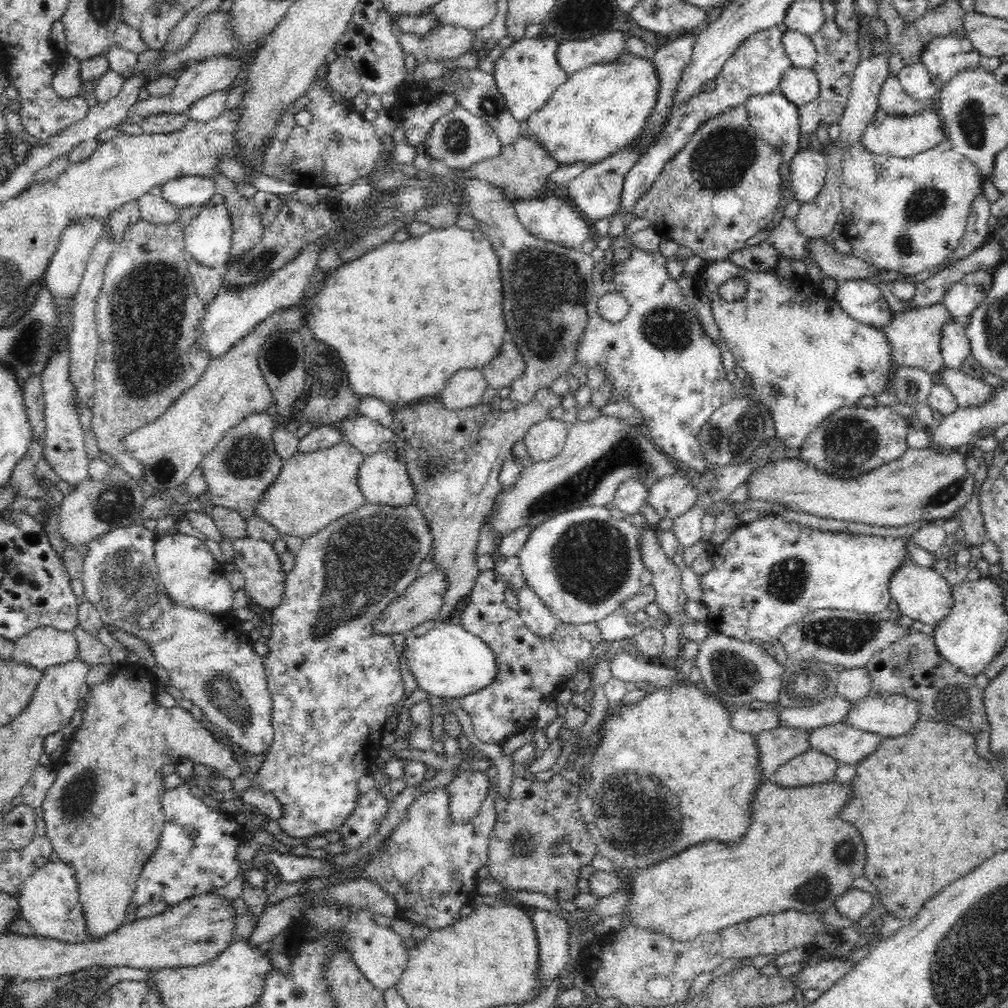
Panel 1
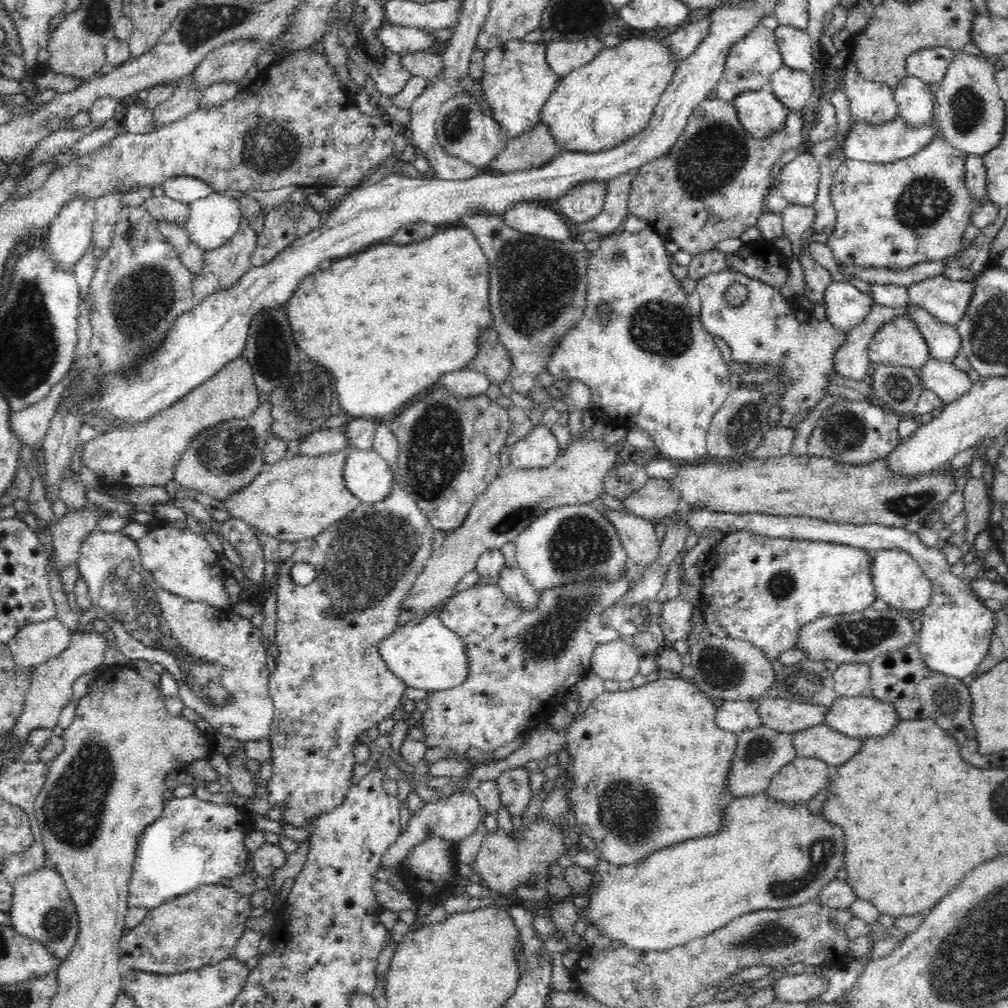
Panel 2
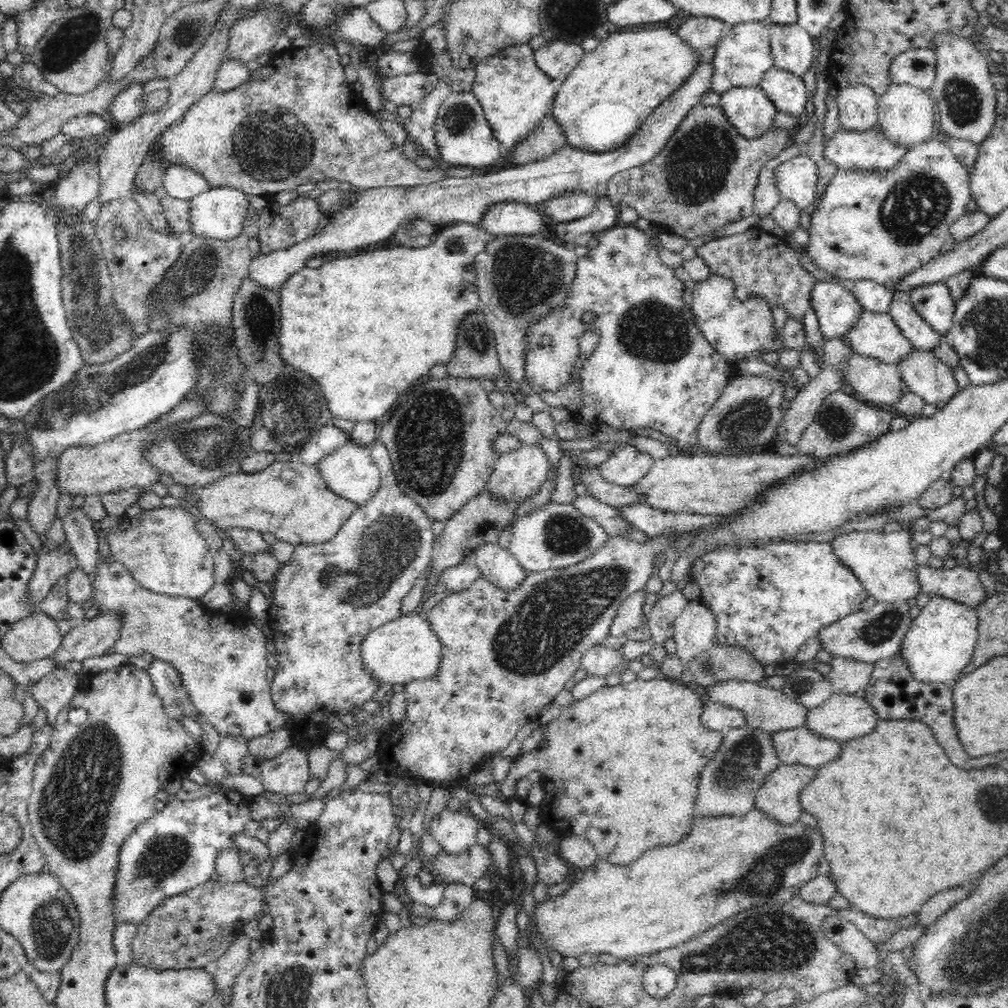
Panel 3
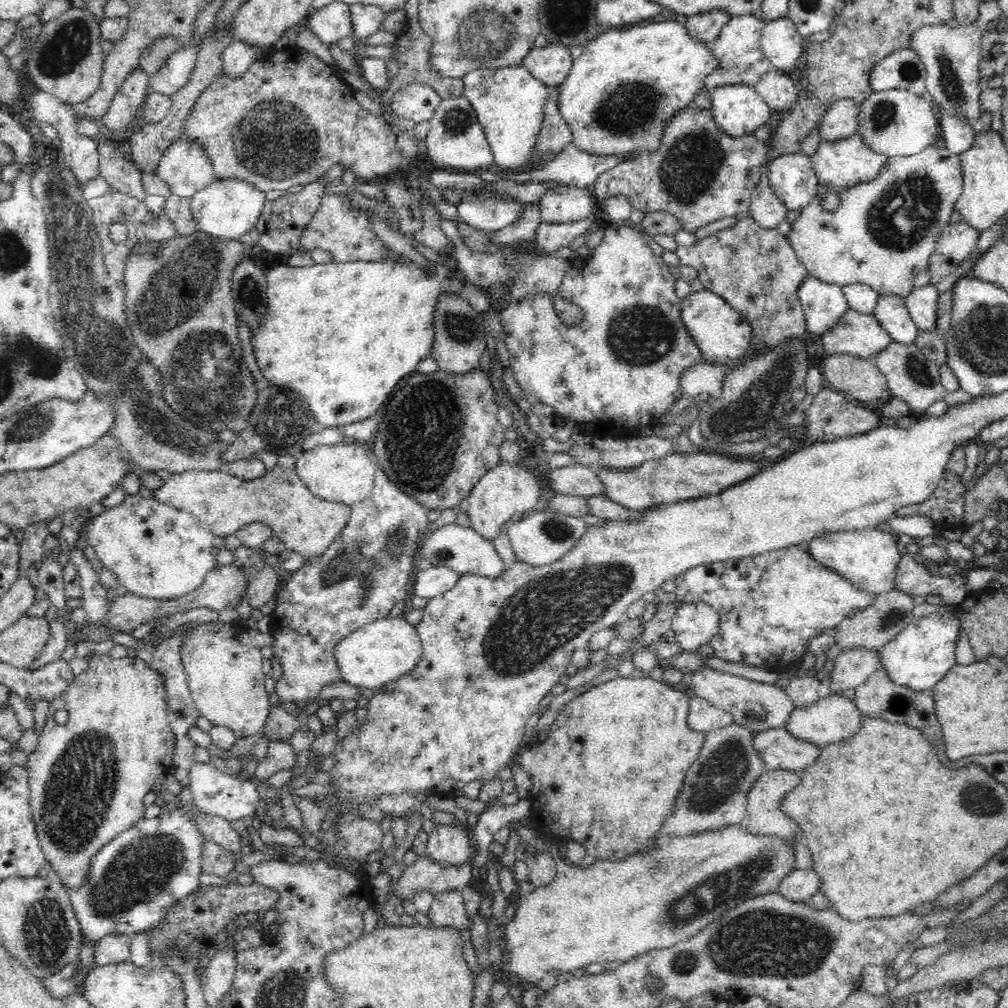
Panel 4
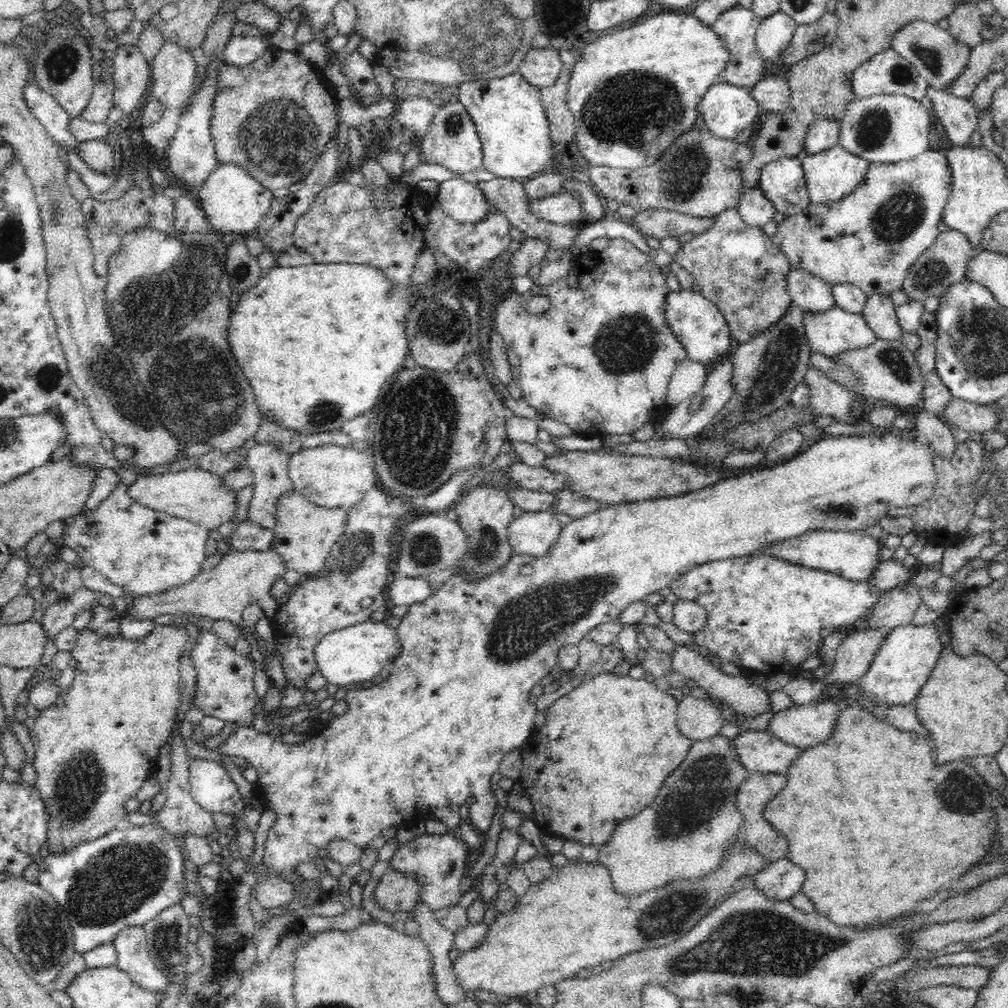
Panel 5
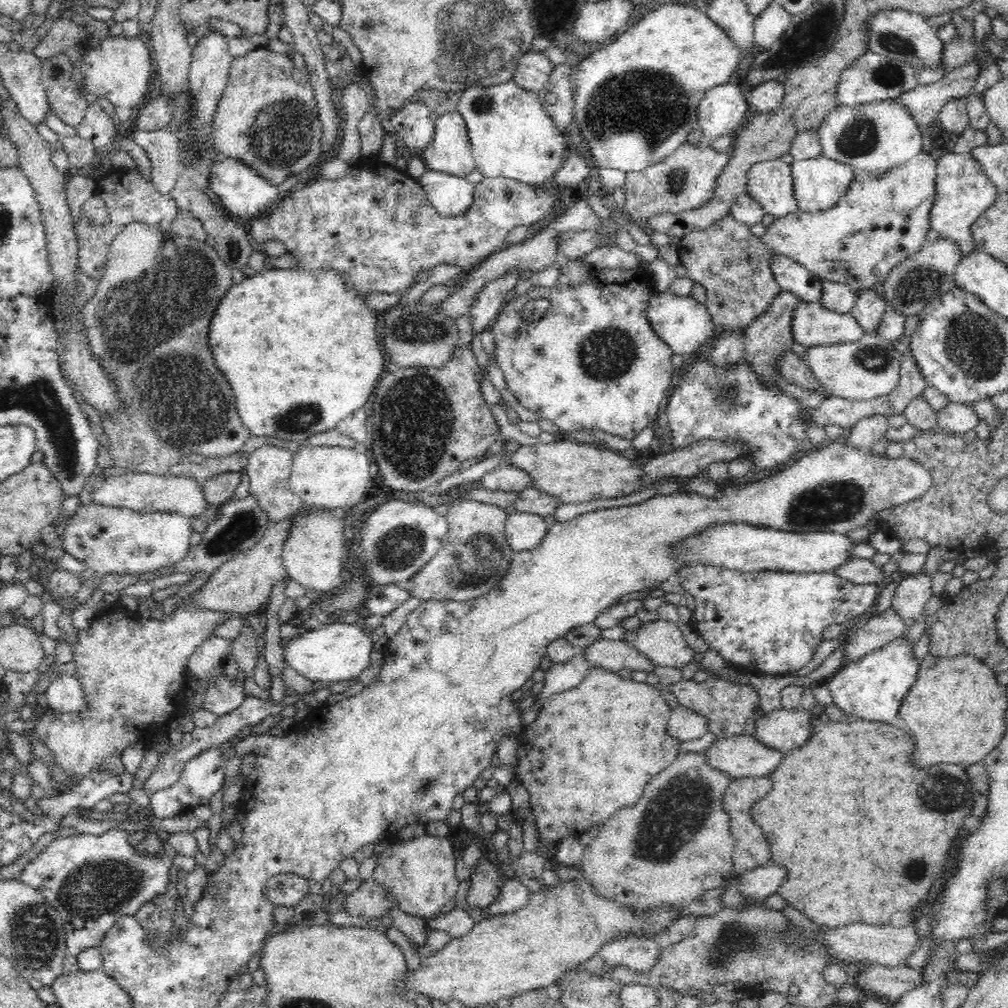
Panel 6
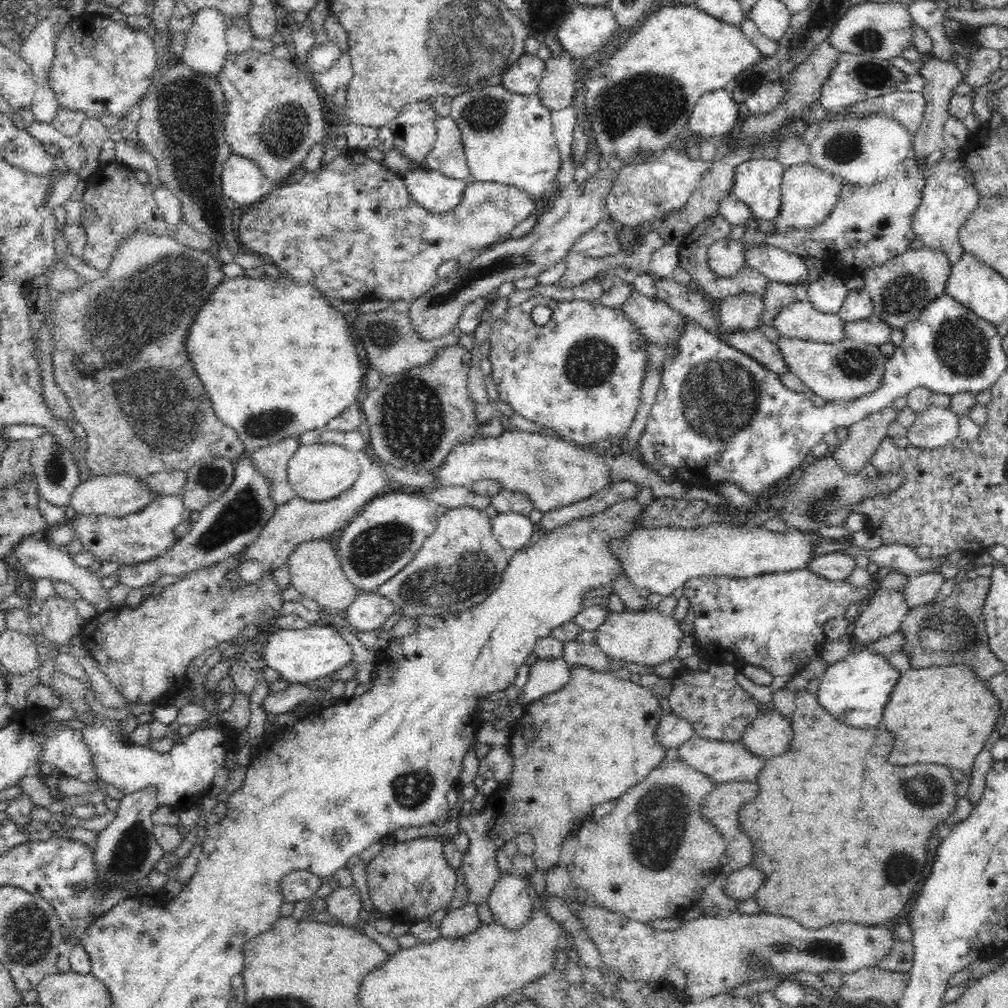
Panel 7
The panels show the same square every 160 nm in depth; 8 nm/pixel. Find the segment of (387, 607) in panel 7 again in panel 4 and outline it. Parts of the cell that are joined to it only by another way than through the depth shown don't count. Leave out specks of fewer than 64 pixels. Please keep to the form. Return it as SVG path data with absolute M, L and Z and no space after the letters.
M446 566L429 567L414 574L414 596L418 598L434 598L439 594L448 592L462 573L458 573Z

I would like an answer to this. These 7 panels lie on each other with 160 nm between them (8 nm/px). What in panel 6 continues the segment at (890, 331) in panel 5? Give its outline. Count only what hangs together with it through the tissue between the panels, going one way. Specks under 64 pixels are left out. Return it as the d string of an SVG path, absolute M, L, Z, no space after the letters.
M874 290L859 292L854 308L849 313L866 333L876 334L886 312L886 302Z

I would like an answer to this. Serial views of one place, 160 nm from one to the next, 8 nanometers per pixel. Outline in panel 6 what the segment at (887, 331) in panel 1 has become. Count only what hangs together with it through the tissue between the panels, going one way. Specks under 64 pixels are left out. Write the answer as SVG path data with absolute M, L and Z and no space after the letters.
M800 301L794 312L792 337L806 347L856 342L865 334L852 315L828 310L821 302Z

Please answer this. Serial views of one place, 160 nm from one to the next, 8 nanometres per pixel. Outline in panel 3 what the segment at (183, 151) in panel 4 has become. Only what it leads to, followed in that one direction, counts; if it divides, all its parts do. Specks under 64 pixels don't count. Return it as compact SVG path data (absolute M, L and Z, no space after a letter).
M170 163L163 178L163 187L168 195L180 200L194 198L197 194L211 189L202 174L192 167L180 163Z

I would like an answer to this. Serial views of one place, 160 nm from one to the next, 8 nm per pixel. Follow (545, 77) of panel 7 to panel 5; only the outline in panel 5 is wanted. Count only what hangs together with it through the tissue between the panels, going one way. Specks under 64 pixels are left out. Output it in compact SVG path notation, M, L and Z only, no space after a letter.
M564 66L552 86L540 89L553 144L570 144L575 140L575 118L566 101L571 72L569 66Z

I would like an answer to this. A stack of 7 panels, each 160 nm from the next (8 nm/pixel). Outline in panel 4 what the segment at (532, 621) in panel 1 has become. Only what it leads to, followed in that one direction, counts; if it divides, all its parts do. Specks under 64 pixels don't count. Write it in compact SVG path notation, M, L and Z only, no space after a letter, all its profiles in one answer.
M456 523L444 525L424 536L424 542L420 543L419 553L415 556L415 564L416 571L429 567L446 566L458 573L476 574L490 578L500 577L500 574L504 574L508 568L494 549L492 541L486 540L474 529Z

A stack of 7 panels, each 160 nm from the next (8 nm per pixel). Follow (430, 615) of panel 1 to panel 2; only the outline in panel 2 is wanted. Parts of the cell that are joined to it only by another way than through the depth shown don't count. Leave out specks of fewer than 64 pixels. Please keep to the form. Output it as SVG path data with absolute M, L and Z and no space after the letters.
M597 422L590 429L582 428L579 438L572 438L569 447L565 451L560 451L556 462L552 466L546 468L509 468L499 473L499 476L492 481L488 488L473 502L472 508L468 511L468 516L461 522L461 525L451 530L432 556L427 560L424 571L419 575L414 586L410 588L409 595L406 596L402 610L410 610L416 616L426 616L434 614L435 608L440 607L454 594L454 586L459 580L462 580L468 572L474 571L478 558L494 548L500 548L506 542L513 540L526 528L534 519L543 515L546 511L557 506L572 505L588 505L592 500L606 497L604 488L604 477L620 462L621 447L613 447L603 441L606 426L603 422Z

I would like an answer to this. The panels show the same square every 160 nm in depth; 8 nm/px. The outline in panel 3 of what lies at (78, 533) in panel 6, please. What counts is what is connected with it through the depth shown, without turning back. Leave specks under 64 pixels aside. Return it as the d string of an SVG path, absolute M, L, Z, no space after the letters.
M182 504L176 507L142 509L134 517L124 514L120 517L119 523L109 529L109 554L130 571L131 578L142 588L158 594L199 600L214 586L214 562L206 540L196 529L196 522L197 515L194 511L188 506L183 507Z

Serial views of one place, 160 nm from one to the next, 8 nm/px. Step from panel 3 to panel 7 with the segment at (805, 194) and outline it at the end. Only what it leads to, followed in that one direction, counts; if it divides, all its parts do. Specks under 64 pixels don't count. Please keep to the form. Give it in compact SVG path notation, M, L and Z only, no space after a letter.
M773 157L745 160L736 166L732 194L744 202L754 219L778 219L784 169Z

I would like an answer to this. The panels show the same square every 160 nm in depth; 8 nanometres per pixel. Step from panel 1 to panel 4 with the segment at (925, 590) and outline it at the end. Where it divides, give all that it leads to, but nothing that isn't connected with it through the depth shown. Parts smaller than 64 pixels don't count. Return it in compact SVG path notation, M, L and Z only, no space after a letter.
M870 527L852 531L822 533L806 544L812 558L828 569L836 571L856 588L877 595L895 588L894 577L903 549L892 532Z

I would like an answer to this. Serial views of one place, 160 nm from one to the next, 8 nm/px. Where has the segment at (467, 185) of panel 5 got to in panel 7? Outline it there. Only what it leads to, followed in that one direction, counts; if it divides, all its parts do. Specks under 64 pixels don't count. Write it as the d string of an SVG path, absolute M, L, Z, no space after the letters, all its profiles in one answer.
M407 170L402 176L410 198L424 210L440 214L458 206L466 181L448 178L437 170Z

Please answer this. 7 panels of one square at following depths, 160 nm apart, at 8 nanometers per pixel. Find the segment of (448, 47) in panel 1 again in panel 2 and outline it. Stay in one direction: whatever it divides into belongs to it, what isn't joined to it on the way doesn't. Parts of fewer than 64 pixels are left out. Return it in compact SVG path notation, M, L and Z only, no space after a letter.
M388 23L379 28L377 37L385 48L400 55L418 51L432 51L440 54L446 44L446 40L441 42L430 37L428 30L390 25Z

